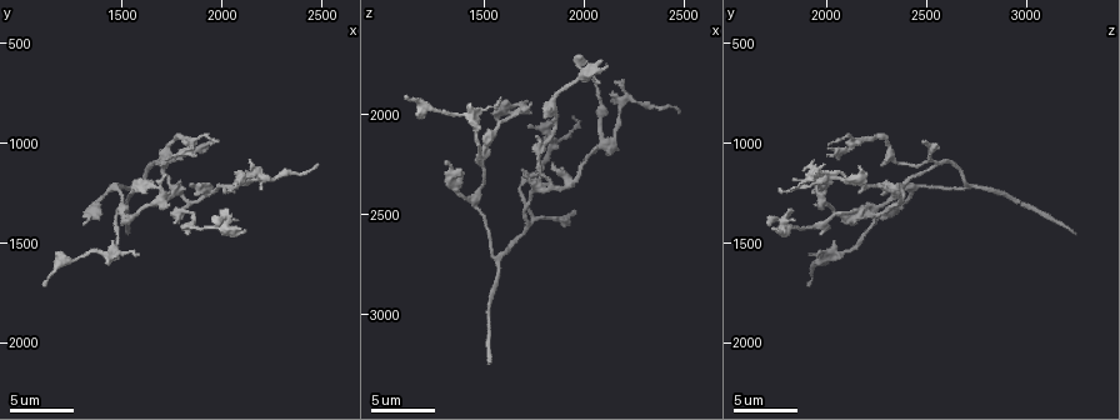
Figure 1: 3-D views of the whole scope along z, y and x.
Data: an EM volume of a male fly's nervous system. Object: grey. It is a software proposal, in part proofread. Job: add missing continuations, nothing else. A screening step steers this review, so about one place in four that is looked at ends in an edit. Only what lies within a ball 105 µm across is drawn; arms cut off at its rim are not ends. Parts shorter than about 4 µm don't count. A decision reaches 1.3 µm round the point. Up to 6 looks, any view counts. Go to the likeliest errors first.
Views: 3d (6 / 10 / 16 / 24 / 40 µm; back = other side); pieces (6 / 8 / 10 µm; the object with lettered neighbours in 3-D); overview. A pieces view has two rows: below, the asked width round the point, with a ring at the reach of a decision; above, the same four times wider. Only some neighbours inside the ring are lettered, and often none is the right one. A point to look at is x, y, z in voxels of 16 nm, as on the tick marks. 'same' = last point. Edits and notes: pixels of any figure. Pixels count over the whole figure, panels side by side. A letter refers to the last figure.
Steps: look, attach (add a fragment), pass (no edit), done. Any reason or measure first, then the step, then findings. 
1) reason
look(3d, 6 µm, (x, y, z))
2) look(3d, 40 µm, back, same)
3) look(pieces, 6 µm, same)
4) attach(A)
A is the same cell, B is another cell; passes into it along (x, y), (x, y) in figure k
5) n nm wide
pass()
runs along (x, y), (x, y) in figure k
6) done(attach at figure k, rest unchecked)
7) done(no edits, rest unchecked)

an open end
look(pieces, 8 µm, (1520, 1460, 3240))

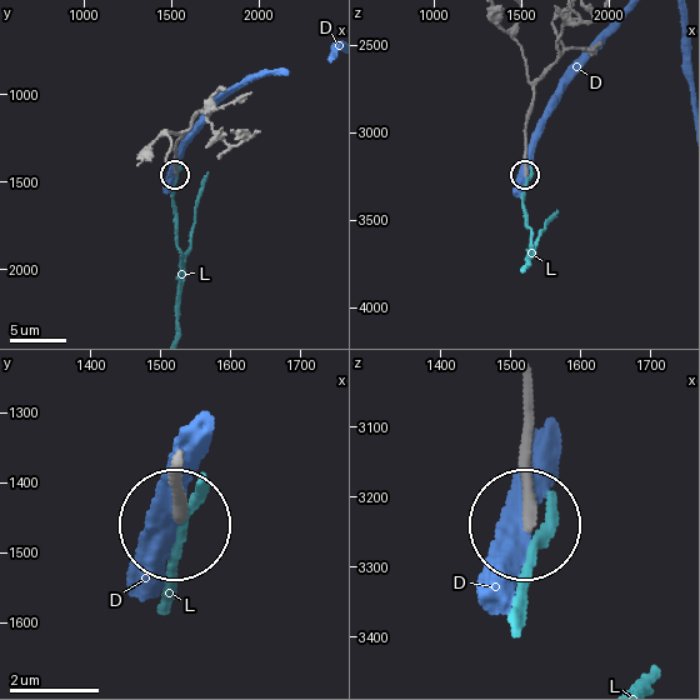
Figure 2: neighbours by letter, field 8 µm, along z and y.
pass()
D and L are other cells; runs along (178, 464), (178, 516) in figure 2; no lettered fragment goes on from it

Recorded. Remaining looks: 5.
long arm stops here
look(pieces, 8 µm, (1120, 1690, 1920))

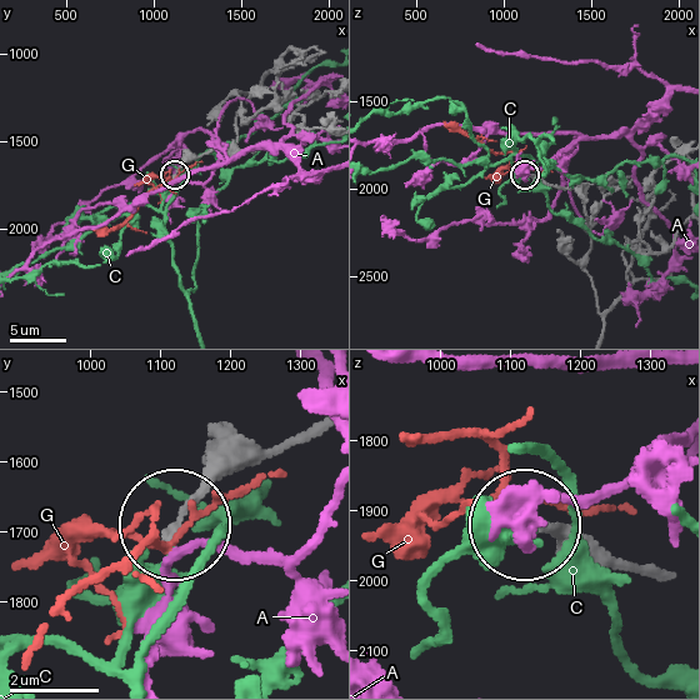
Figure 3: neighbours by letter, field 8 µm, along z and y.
pass()
A, C and G are other cells; runs along (323, 426), (234, 460), (181, 524) in figure 3; none of them fits

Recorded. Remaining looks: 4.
free end
look(pieces, 6 µm, (1850, 1210, 2260))

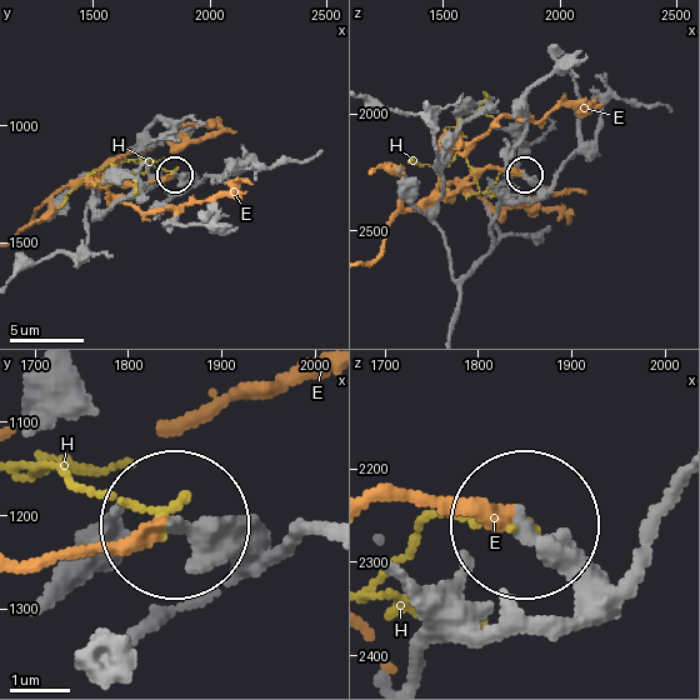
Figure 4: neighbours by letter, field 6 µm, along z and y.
pass()
E and H are other cells; runs along (419, 666), (459, 636), (564, 621), (574, 576), (524, 523) in figure 4; no lettered fragment goes on from it

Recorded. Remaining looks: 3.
done(no edits, rest unchecked)

